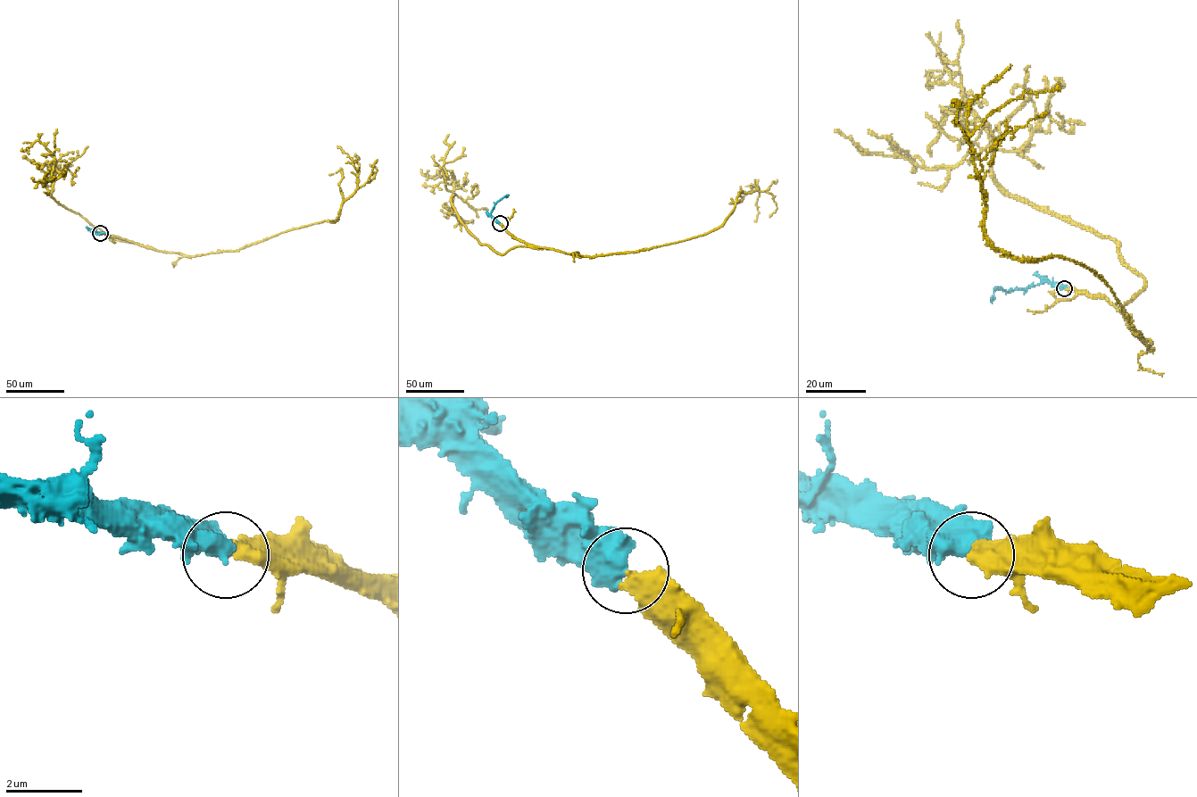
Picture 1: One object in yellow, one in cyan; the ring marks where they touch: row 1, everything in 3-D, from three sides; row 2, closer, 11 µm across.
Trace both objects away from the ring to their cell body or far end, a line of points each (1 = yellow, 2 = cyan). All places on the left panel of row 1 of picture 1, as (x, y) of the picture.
1: (99, 233), (195, 256), (239, 250), (283, 232), (335, 221), (341, 203), (356, 188), (359, 165), (354, 155)
2: (99, 233), (91, 231), (97, 234), (104, 232), (106, 238)

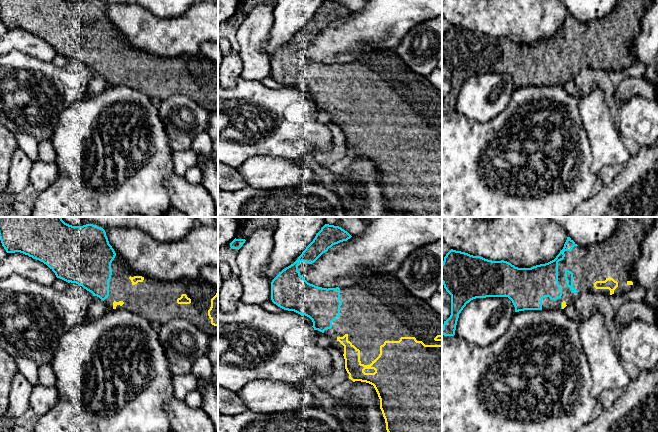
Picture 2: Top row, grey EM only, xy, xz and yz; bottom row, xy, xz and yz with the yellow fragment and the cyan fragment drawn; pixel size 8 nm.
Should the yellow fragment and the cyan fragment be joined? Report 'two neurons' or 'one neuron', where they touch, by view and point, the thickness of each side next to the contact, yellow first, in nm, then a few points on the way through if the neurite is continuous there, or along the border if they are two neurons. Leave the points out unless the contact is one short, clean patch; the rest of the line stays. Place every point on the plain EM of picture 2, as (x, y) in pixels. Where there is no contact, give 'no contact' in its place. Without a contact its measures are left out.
one neuron | yz (562, 81) | 40/20 nm | across yz (564, 81), (562, 81), (561, 78)

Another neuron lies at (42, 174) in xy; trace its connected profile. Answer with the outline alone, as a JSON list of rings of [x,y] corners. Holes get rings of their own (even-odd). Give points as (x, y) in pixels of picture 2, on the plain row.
[[[36,160],[29,172],[29,183],[38,191],[48,189],[58,177],[58,169],[55,162]]]

